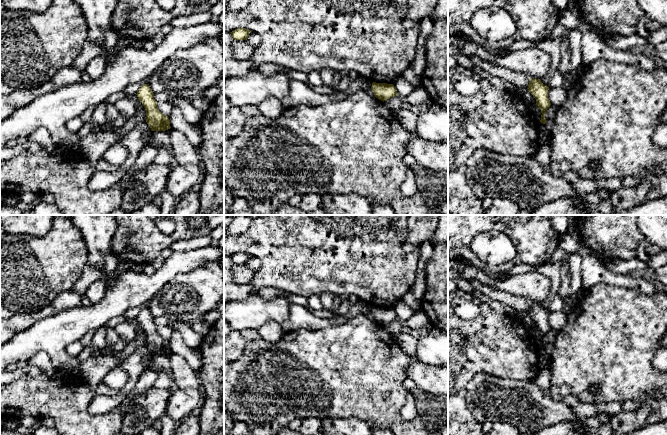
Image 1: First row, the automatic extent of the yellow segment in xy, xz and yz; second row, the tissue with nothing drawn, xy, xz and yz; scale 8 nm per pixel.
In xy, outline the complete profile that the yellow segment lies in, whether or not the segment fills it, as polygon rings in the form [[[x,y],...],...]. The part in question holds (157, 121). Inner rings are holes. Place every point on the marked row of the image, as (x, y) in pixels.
[[[149,84],[142,85],[136,95],[146,110],[146,122],[151,131],[166,131],[171,128],[169,117],[158,110]]]

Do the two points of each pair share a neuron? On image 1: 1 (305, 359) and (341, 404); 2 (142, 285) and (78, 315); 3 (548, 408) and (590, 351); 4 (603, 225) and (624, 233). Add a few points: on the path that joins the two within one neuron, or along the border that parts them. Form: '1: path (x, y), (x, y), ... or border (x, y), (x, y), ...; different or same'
1: path (317, 369), (340, 392); same
2: path (126, 292), (110, 307), (100, 314), (94, 315); same
3: border (548, 392), (554, 399), (563, 401), (567, 405); different
4: path (608, 227), (614, 233), (619, 233); same

